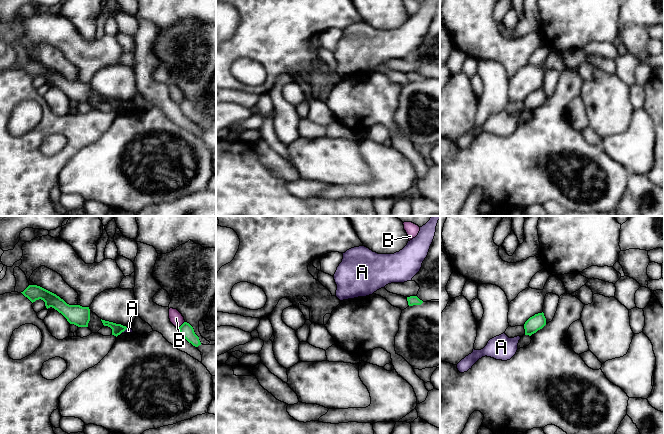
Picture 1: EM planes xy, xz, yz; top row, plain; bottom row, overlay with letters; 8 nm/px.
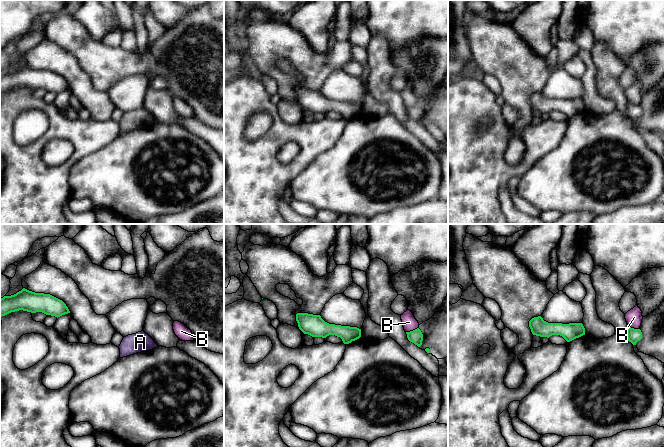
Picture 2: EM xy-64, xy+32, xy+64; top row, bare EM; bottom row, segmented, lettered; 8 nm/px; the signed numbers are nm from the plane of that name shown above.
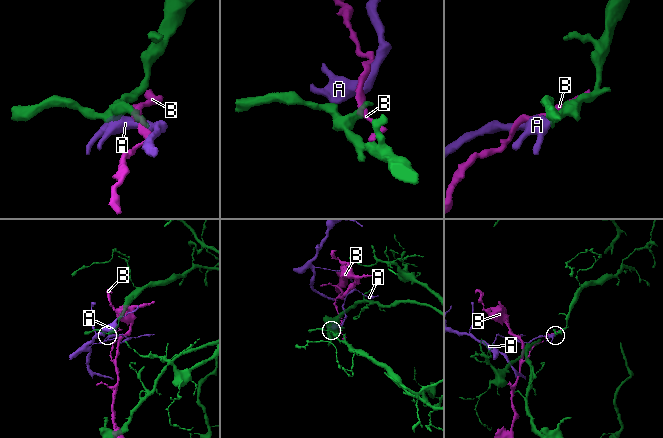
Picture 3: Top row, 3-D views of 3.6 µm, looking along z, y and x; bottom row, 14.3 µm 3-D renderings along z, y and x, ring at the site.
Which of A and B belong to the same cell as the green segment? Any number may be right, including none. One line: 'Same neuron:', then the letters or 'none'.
Same neuron: none

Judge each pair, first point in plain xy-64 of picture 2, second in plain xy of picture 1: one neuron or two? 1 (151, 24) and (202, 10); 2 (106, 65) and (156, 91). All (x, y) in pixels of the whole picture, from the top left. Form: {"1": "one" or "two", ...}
{"1": "two", "2": "two"}

